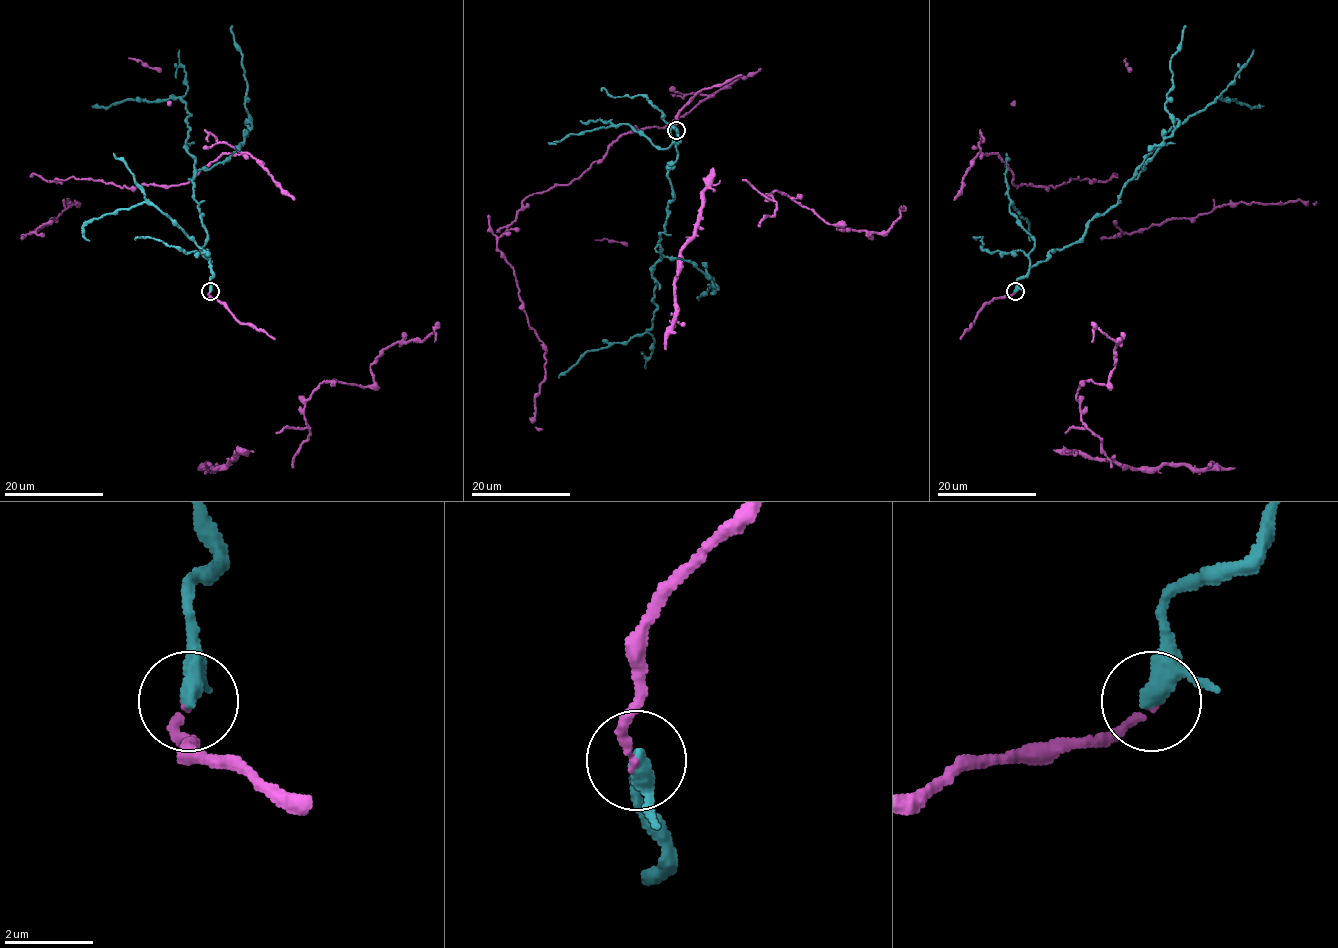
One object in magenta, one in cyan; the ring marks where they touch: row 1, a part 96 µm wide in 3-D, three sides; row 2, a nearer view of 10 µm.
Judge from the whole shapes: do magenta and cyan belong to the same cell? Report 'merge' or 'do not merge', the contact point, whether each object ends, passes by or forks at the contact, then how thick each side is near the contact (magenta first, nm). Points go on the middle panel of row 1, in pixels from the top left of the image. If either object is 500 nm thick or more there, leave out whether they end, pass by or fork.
merge; place (676, 130); magenta ends; cyan passes by; calibres 160 and 340 nm

